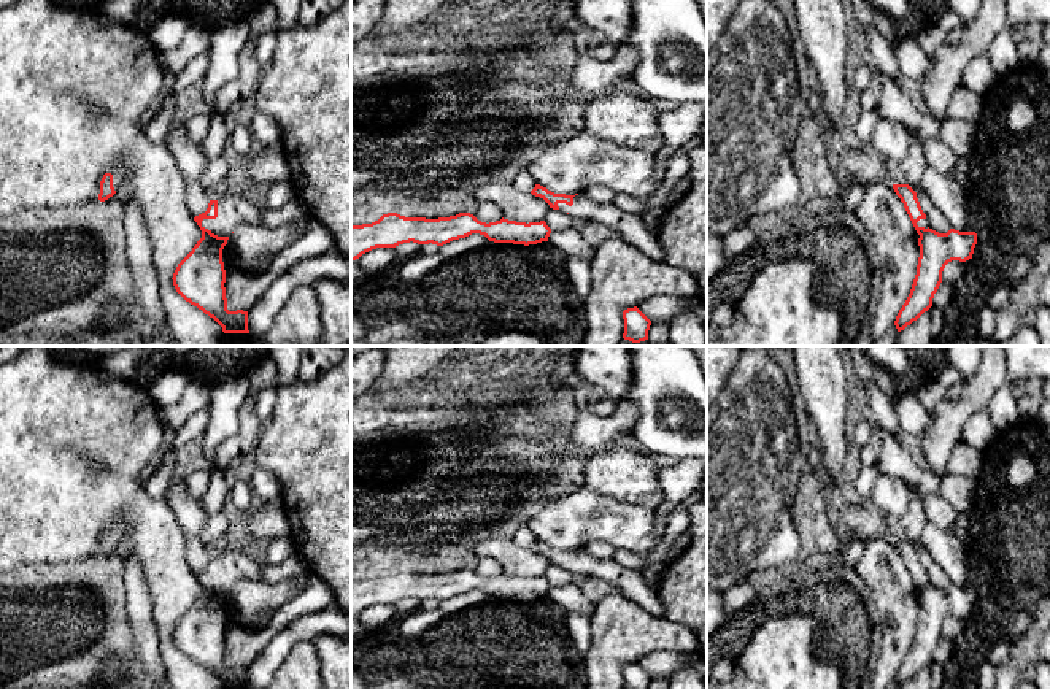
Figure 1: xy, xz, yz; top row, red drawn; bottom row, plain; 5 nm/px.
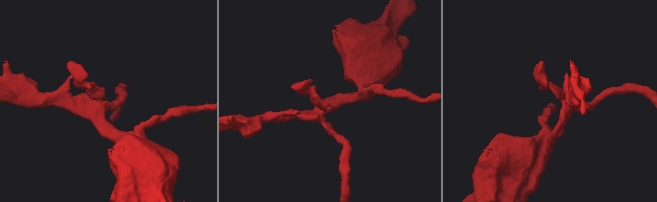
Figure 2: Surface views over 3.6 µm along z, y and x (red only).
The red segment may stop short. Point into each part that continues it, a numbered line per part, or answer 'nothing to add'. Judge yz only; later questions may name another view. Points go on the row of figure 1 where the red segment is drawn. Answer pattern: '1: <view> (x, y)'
nothing to add

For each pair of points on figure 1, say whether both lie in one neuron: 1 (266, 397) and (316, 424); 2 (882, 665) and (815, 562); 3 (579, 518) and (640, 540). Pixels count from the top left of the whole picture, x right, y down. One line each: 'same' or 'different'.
1: different
2: different
3: same

